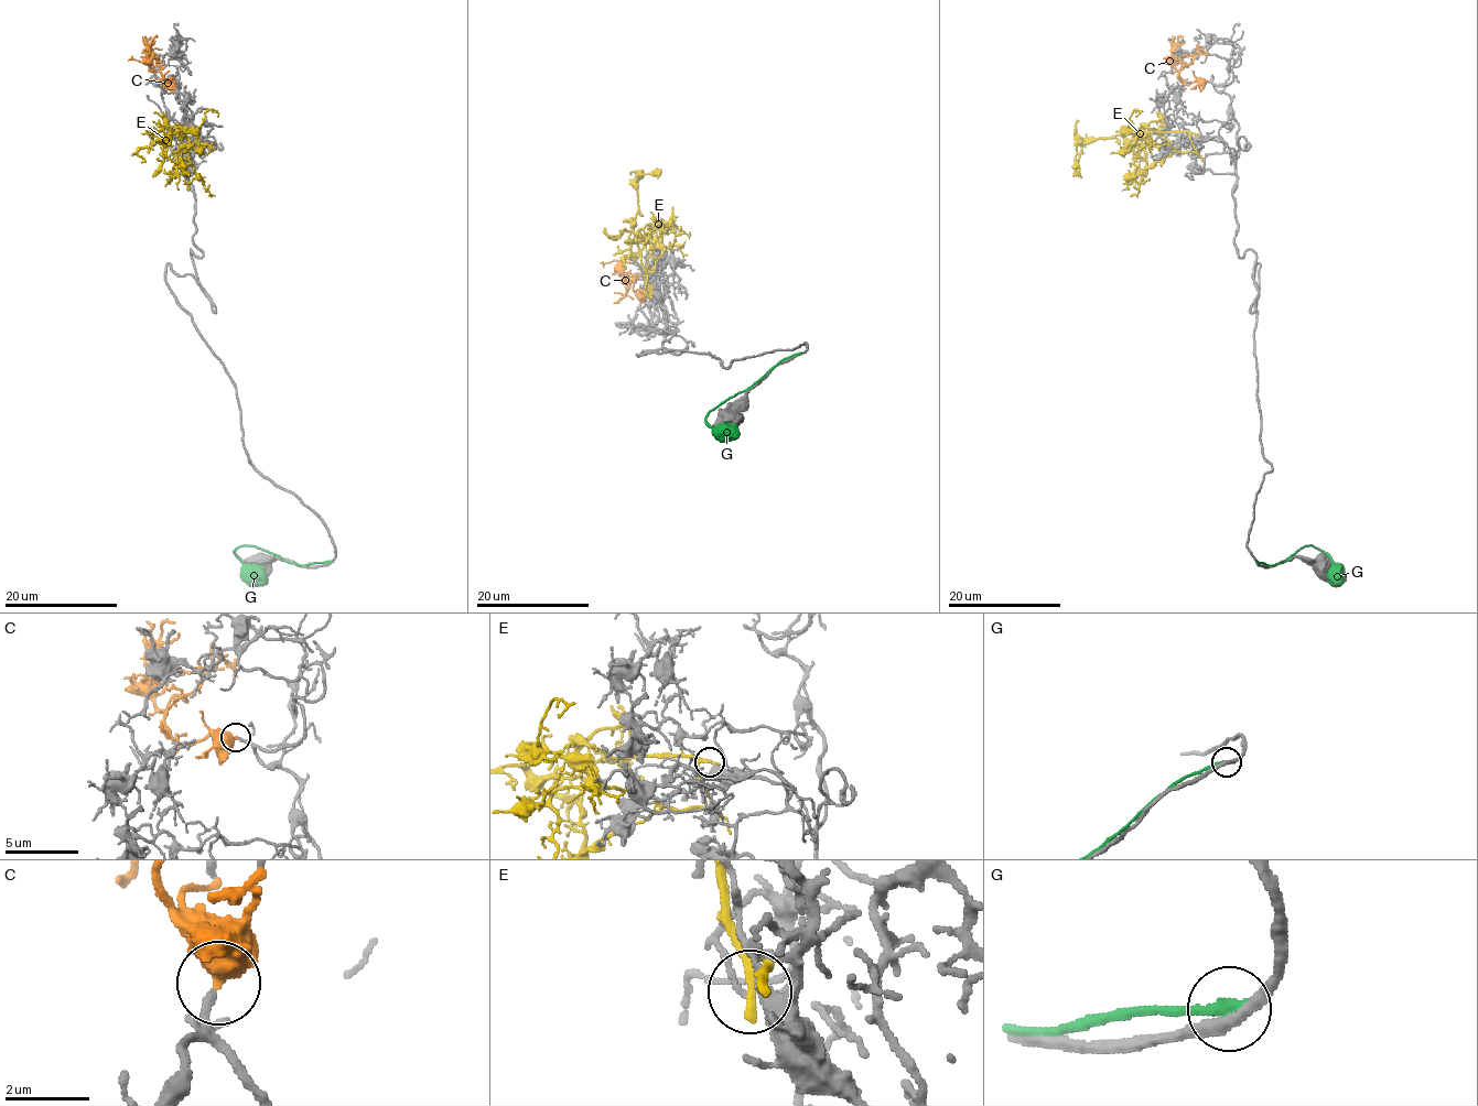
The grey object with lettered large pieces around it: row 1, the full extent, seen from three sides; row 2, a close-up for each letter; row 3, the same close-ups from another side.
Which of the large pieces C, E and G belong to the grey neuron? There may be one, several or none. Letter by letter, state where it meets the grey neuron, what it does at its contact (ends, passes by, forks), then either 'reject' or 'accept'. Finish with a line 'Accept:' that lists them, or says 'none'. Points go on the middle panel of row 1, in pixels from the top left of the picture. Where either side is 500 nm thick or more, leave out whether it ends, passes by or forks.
C: meets grey at (640, 302); accept
E: meets grey at (649, 290); it passes by; reject
G: meets grey at (800, 353); it ends there; reject
Accept: C

